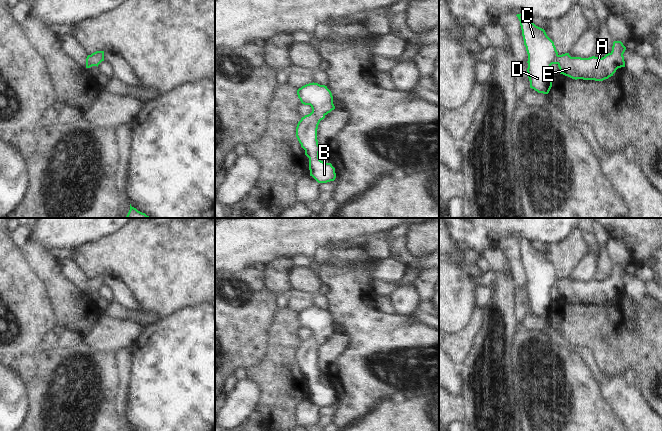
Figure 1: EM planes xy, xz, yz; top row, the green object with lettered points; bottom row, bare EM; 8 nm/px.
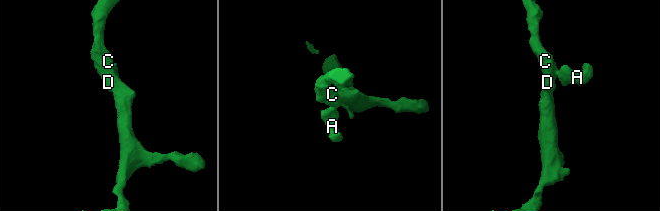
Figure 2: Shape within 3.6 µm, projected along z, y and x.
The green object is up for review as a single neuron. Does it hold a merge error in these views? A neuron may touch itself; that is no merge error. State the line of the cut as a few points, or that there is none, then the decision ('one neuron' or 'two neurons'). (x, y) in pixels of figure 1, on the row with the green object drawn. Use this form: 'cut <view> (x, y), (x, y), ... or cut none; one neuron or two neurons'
cut none; one neuron

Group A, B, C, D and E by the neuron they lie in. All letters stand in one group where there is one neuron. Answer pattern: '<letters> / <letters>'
A B C D E

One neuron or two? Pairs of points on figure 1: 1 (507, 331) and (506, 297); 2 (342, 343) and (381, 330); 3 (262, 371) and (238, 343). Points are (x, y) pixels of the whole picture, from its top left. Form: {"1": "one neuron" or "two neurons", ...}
{"1": "one neuron", "2": "two neurons", "3": "two neurons"}

